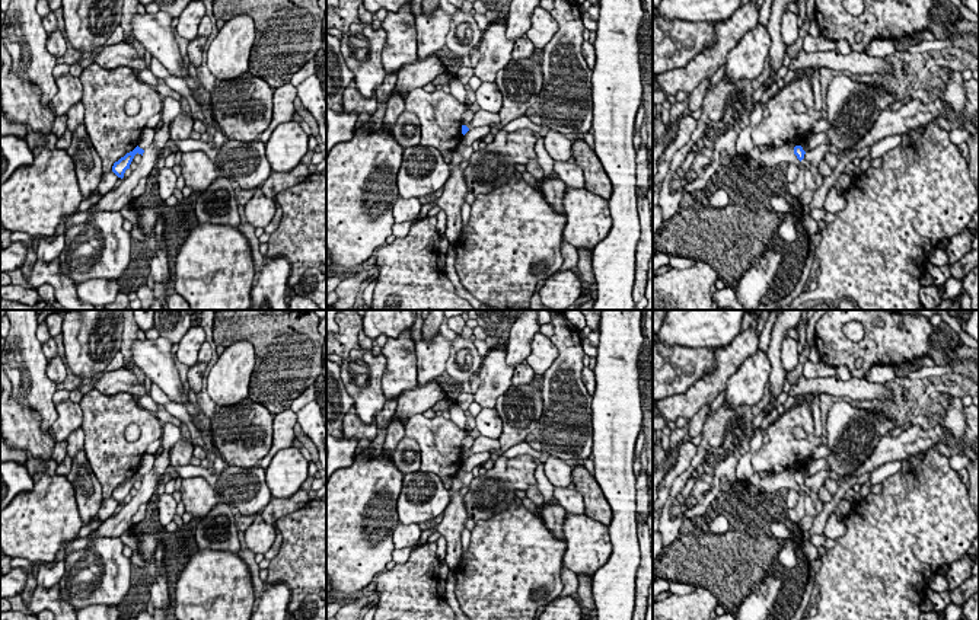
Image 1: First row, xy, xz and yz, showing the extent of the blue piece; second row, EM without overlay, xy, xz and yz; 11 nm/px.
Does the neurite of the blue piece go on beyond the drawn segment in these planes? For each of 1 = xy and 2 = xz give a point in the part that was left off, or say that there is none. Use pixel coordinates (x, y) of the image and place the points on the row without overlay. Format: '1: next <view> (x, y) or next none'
1: next none
2: next none

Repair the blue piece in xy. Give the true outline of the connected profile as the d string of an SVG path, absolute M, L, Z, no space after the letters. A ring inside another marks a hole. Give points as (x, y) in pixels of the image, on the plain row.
M137 472L133 477L127 479L124 483L114 489L112 498L122 505L125 496L130 495L130 490L137 479L143 482L144 476Z

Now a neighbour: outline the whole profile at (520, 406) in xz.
M532 383L511 386L497 397L495 410L503 421L498 441L501 444L500 450L504 453L538 431L543 410L542 392L540 389L535 392Z

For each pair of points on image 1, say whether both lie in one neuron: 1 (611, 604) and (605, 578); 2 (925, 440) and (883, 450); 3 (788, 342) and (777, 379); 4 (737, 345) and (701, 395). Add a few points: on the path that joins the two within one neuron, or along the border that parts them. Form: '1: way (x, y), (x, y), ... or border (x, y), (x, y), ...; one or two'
1: way (611, 598), (611, 584); one
2: way (915, 440), (893, 448); one
3: border (787, 334), (781, 344), (781, 366), (785, 371); two
4: way (732, 357), (723, 373), (713, 383); one

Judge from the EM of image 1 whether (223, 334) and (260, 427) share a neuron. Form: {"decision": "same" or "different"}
{"decision": "different"}

